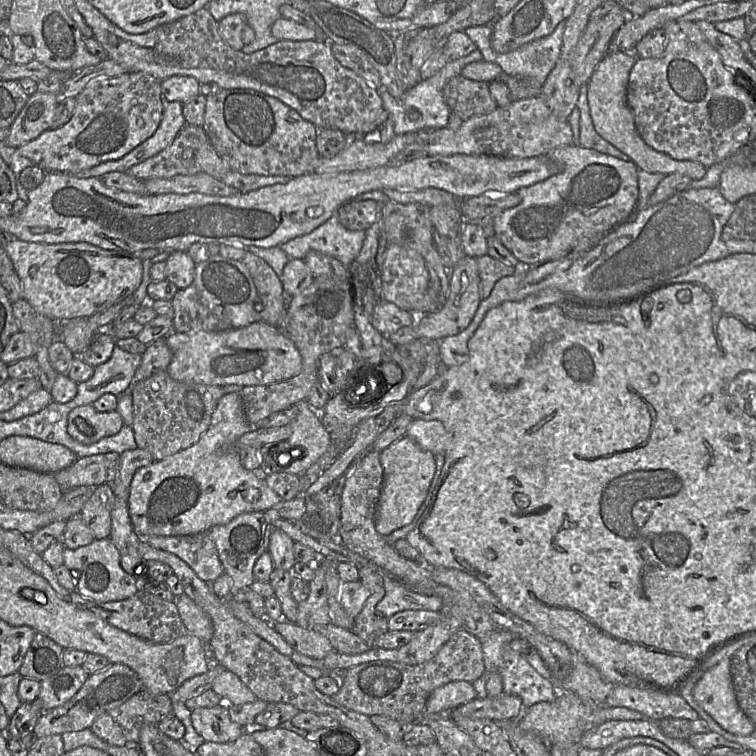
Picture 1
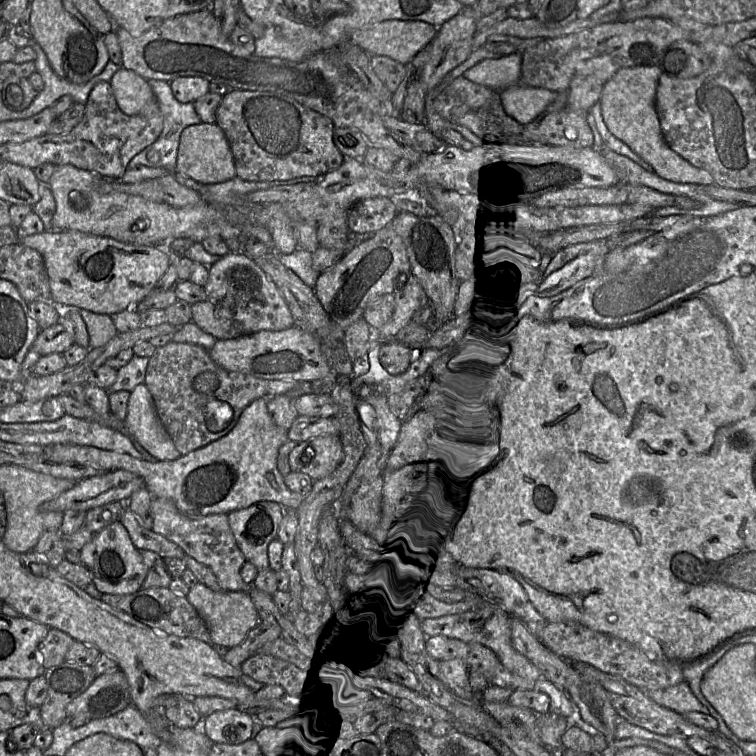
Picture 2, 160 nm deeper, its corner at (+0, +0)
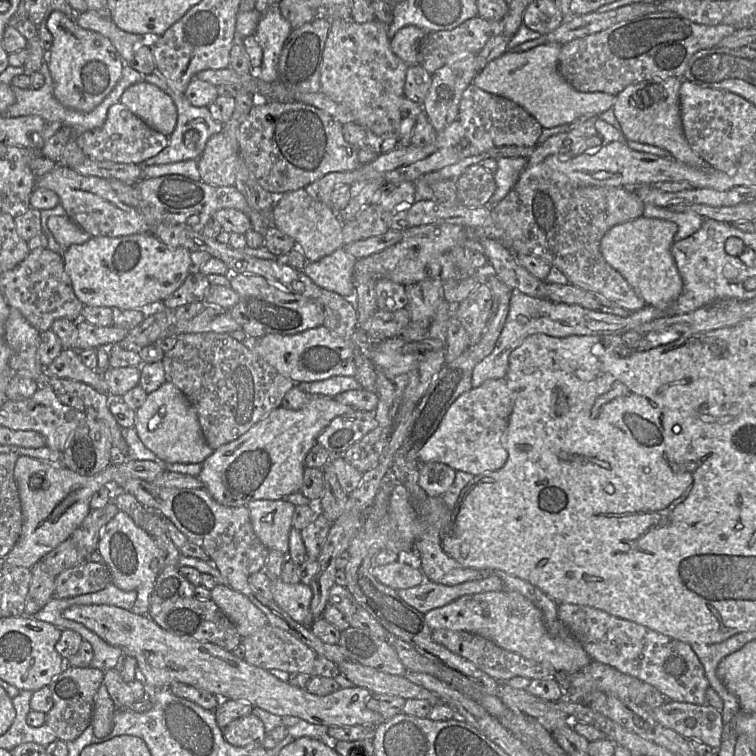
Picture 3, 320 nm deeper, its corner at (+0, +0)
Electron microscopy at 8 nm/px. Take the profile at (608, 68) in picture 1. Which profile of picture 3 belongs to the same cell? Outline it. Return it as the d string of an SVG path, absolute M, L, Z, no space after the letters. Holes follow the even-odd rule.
M669 77L632 84L615 96L613 110L627 140L665 149L671 157L689 166L707 164L690 148L682 127L679 89L682 79Z

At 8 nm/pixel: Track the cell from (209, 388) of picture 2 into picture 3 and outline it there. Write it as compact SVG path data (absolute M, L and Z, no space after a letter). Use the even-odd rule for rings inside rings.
M202 332L180 335L175 346L165 352L161 362L166 381L174 384L193 406L202 434L213 450L239 438L272 410L280 407L284 395L296 386L295 381L280 374L243 342L228 333Z

